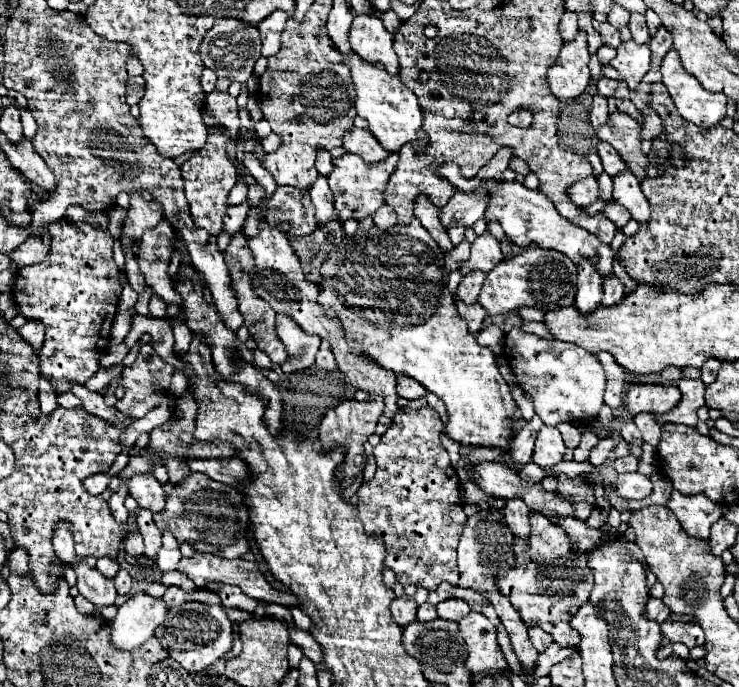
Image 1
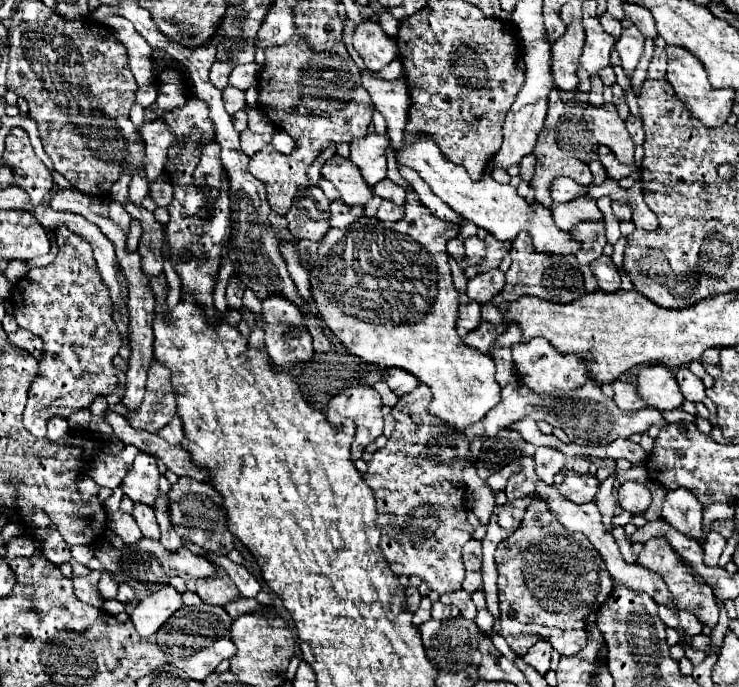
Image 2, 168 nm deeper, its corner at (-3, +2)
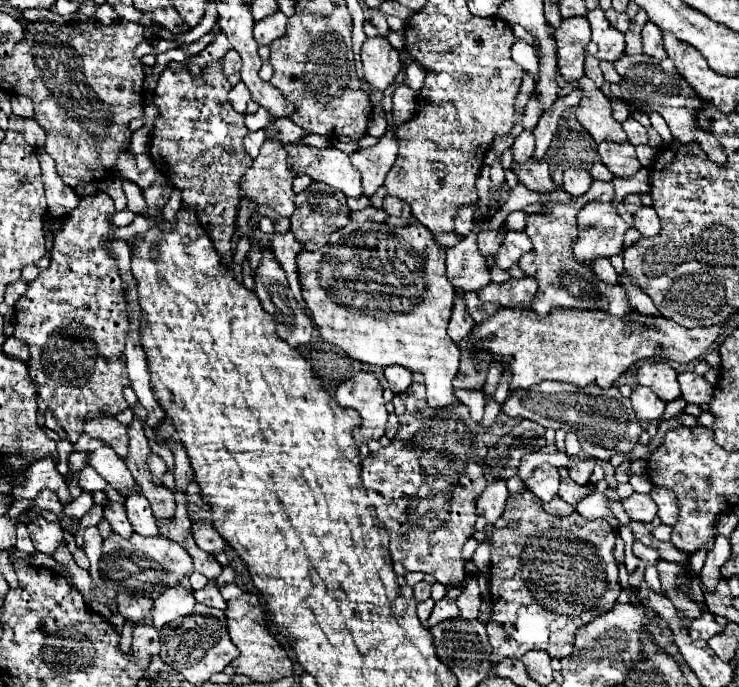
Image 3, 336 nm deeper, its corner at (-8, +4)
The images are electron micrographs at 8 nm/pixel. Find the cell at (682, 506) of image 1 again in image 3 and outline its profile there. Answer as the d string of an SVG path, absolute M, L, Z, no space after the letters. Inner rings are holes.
M654 486L650 490L650 498L658 506L658 518L662 520L662 524L674 526L674 522L678 520L678 502L674 498L674 492Z

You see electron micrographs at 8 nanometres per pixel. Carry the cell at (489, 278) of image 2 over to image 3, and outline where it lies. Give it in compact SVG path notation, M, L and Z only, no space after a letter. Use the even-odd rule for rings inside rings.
M512 278L504 284L488 284L486 288L482 288L480 300L482 302L496 302L502 308L532 308L532 300L538 292L538 282L536 278Z

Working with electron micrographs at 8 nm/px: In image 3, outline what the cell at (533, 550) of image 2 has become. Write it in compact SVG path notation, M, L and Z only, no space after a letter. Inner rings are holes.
M528 490L518 492L518 494L510 494L508 500L506 500L505 510L502 518L492 526L492 536L490 536L490 542L492 542L492 556L490 556L490 602L492 602L492 618L488 620L486 624L486 630L488 630L488 638L490 638L490 644L492 644L492 654L490 654L490 662L492 664L498 664L502 662L504 658L522 658L524 652L528 650L544 650L548 652L552 658L566 658L572 654L574 650L574 632L592 622L596 616L604 614L606 610L610 610L612 606L612 600L610 598L618 598L620 594L620 582L618 582L618 566L616 566L616 560L614 560L614 532L610 528L610 524L606 520L586 520L582 518L578 512L566 516L566 518L560 518L560 516L550 516L548 512L544 512L540 500L536 500L536 496Z

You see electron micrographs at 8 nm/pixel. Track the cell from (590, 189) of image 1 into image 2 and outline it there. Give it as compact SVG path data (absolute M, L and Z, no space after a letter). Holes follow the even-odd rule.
M555 178L551 184L551 196L555 202L571 202L575 198L585 196L585 190L589 186L577 186L577 182L573 182L573 178Z

